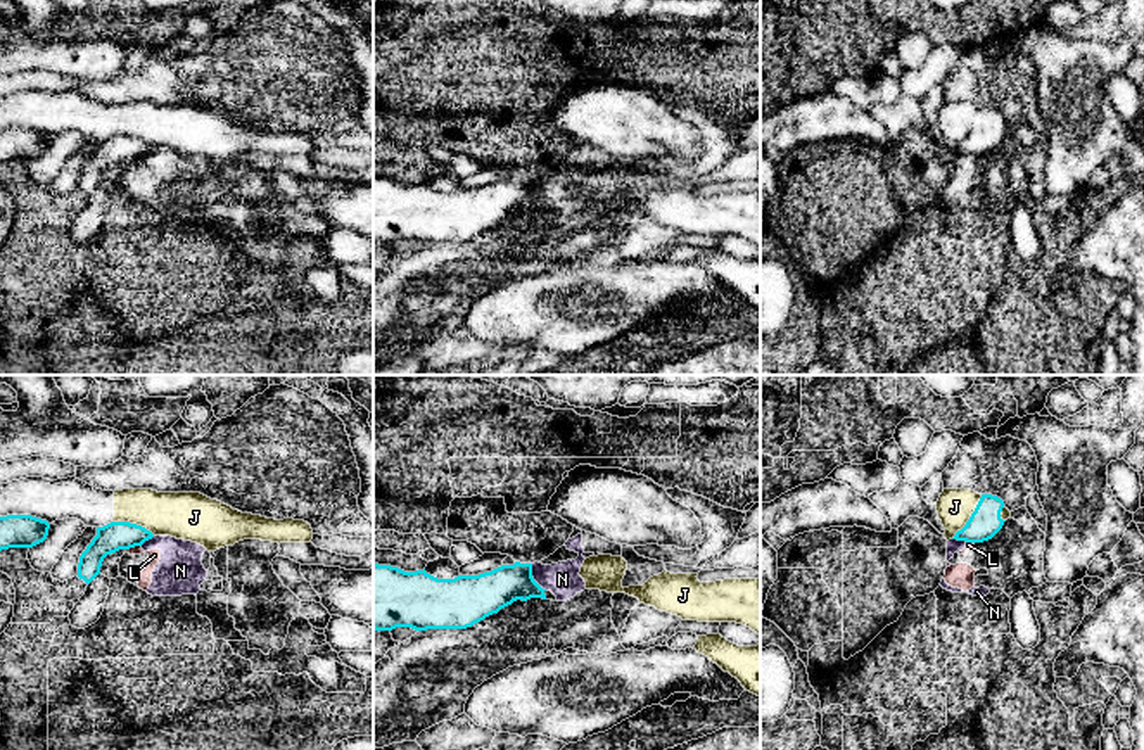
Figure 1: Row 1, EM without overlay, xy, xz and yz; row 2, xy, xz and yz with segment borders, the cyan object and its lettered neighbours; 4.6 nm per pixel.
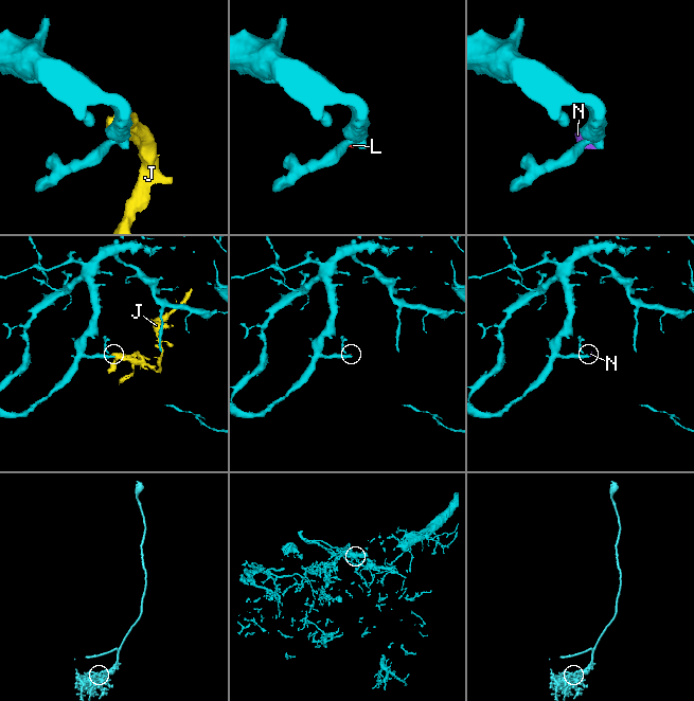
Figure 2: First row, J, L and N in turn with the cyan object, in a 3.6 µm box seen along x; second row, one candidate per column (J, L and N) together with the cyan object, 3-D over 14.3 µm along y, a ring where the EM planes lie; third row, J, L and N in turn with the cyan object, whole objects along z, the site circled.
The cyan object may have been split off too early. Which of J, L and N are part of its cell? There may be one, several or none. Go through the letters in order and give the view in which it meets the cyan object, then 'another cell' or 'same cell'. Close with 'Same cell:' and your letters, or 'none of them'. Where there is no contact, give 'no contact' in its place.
J: meets cyan in yz; same cell
L: meets cyan in xy; another cell
N: meets cyan in xz; another cell
Same cell: J

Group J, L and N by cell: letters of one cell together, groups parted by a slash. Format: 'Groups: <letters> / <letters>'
Groups: J / L N

